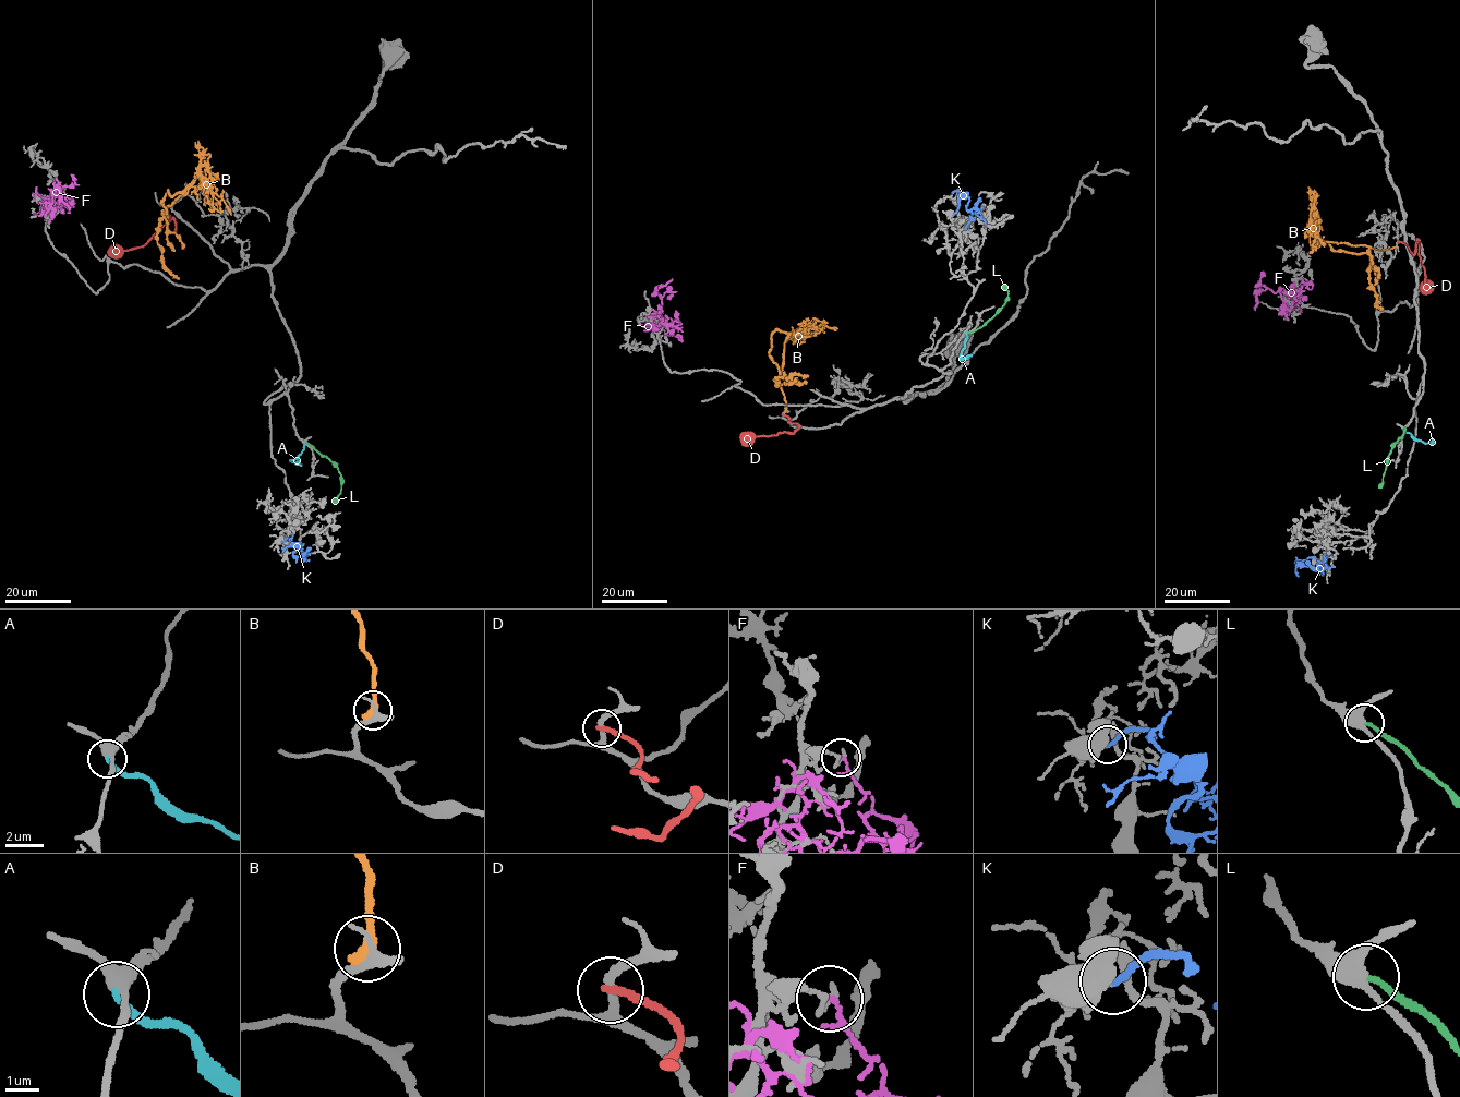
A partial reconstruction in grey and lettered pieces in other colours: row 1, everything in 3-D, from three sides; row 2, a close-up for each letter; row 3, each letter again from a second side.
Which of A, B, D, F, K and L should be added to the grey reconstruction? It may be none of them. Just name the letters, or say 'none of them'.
K

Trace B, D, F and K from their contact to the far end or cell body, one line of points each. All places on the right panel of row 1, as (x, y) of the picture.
B: (1395, 248), (1379, 250), (1316, 237), (1312, 246), (1327, 241), (1332, 250), (1367, 253), (1368, 284), (1382, 309)
D: (1398, 241), (1406, 244), (1413, 255), (1418, 240), (1426, 275), (1426, 282), (1421, 286), (1424, 291)
F: (1301, 277), (1301, 287), (1295, 297), (1289, 289), (1273, 292), (1263, 286), (1256, 288), (1255, 310)
K: (1316, 559), (1310, 557), (1301, 563), (1316, 570), (1331, 554)

